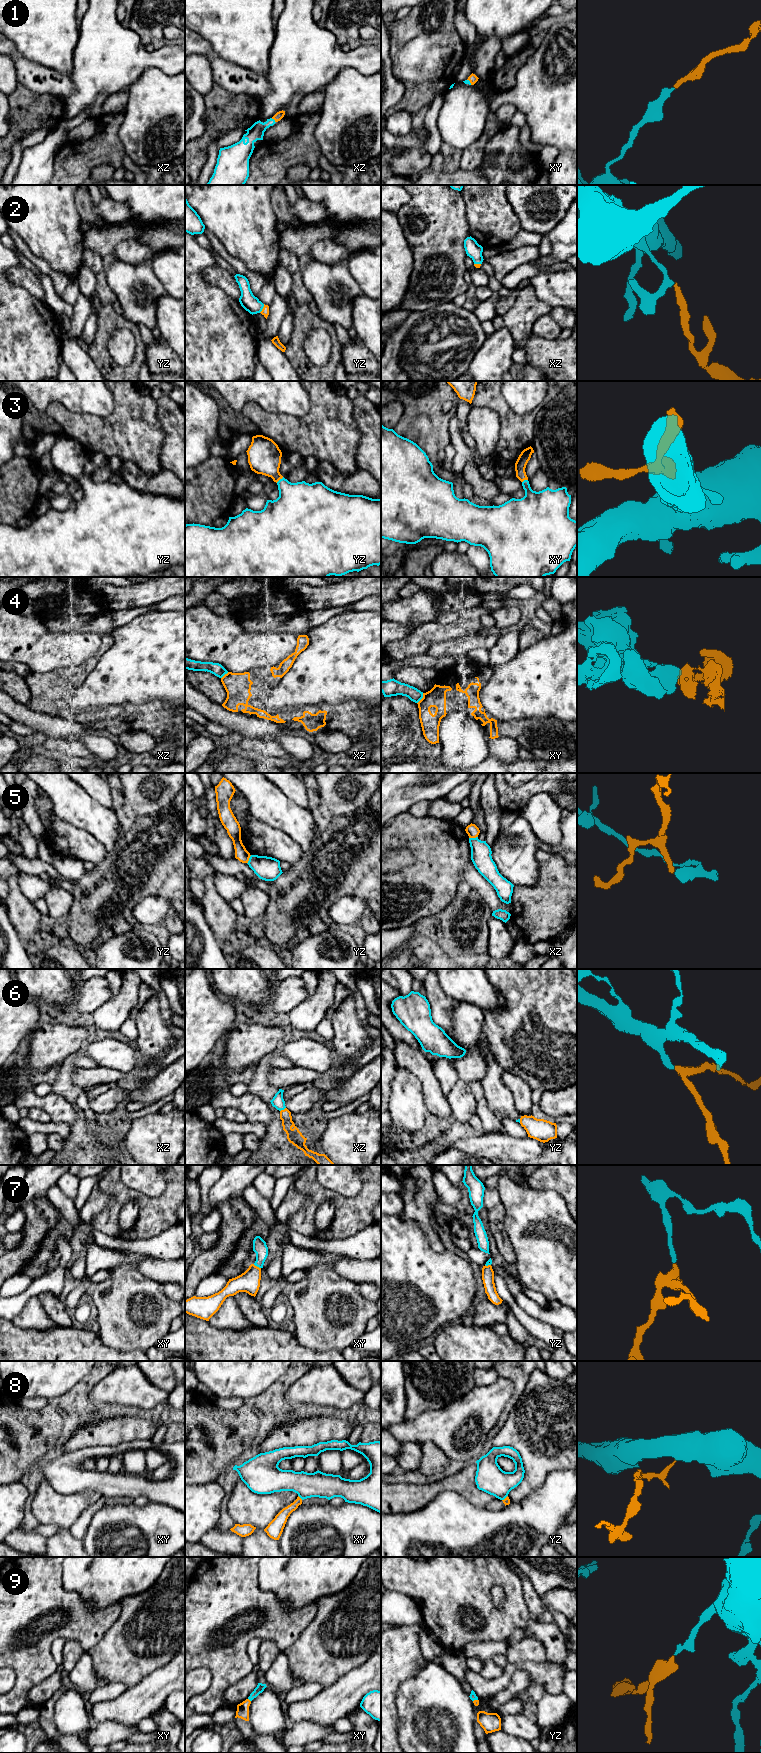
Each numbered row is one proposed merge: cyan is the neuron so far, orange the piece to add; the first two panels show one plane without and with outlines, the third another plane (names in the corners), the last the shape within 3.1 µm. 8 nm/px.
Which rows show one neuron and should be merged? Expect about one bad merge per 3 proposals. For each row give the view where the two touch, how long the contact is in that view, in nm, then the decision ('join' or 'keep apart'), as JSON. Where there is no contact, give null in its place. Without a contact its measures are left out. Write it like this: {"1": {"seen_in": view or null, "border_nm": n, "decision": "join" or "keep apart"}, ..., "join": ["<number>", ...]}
{"1": {"seen_in": "xz", "border_nm": 50, "decision": "join"}, "2": {"seen_in": "yz", "border_nm": 80, "decision": "join"}, "3": {"seen_in": "yz", "border_nm": 80, "decision": "join"}, "4": {"seen_in": "xy", "border_nm": 100, "decision": "keep apart"}, "5": {"seen_in": "xz", "border_nm": 70, "decision": "keep apart"}, "6": {"seen_in": "xz", "border_nm": 60, "decision": "join"}, "7": {"seen_in": "xy", "border_nm": 70, "decision": "join"}, "8": {"seen_in": "xy", "border_nm": 50, "decision": "join"}, "9": {"seen_in": "xy", "border_nm": 40, "decision": "join"}, "join": ["1", "2", "3", "6", "7", "8", "9"]}

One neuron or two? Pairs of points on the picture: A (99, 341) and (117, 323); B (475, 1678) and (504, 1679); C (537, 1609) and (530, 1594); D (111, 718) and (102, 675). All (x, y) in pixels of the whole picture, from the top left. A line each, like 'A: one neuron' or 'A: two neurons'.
A: one neuron
B: one neuron
C: one neuron
D: two neurons

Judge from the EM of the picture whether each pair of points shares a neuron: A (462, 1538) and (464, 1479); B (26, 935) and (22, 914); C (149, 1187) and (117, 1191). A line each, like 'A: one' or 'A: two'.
A: two
B: one
C: two

